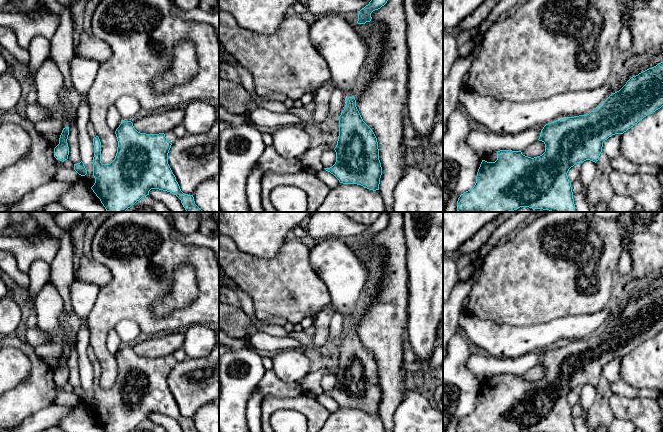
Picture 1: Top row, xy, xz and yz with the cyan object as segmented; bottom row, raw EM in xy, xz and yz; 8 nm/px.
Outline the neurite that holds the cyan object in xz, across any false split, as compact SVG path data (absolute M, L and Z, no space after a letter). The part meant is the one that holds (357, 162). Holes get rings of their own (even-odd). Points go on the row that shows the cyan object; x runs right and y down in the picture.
M354 96L346 98L346 105L339 120L339 136L336 152L336 162L330 168L324 168L333 174L340 183L357 184L369 190L379 190L382 167L379 160L377 138L372 129L363 121Z

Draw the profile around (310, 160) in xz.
M321 145L316 148L310 148L302 157L301 162L304 167L304 169L309 173L316 174L317 172L324 169L324 166L322 165L320 158L321 155L328 150L334 150L334 148L331 148L327 145Z

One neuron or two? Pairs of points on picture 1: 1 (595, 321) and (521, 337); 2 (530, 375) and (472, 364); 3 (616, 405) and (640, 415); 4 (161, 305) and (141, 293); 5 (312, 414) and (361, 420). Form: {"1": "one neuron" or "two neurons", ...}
{"1": "one neuron", "2": "two neurons", "3": "one neuron", "4": "two neurons", "5": "two neurons"}

